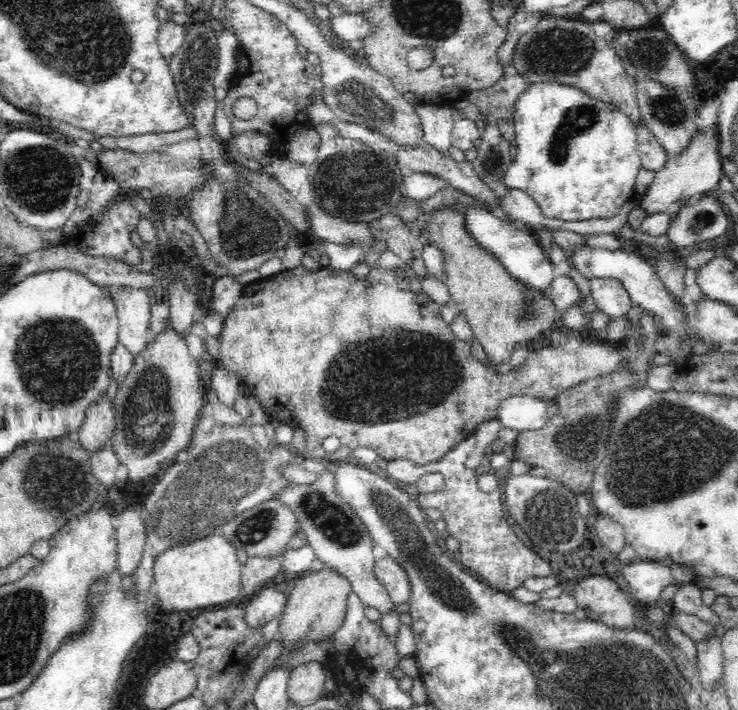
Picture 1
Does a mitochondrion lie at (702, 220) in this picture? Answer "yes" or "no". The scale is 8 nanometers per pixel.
yes

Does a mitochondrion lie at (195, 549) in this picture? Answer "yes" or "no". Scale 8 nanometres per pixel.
yes

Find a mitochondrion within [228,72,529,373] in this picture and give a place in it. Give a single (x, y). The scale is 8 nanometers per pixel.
(355, 183)

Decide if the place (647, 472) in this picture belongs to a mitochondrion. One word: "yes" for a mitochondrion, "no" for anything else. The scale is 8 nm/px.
yes

